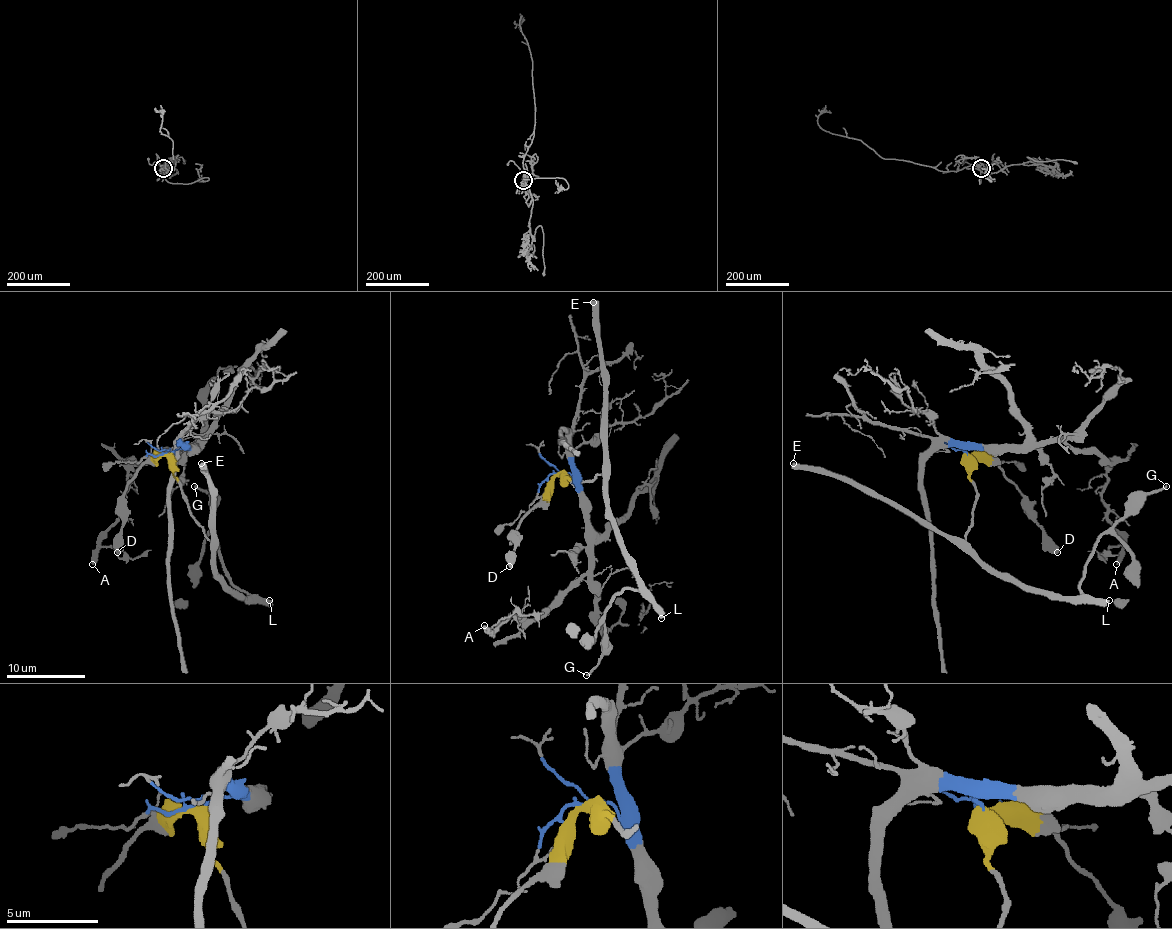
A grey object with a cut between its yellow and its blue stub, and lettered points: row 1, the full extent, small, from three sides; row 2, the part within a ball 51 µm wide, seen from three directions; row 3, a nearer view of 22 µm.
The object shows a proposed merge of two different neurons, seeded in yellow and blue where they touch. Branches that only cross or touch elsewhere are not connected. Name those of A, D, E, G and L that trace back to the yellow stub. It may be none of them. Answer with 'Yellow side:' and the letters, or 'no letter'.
Yellow side: D, E, G, L

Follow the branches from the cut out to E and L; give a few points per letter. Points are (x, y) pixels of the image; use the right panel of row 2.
E: (965, 453), (976, 499), (972, 525), (963, 540), (947, 538), (836, 477), (798, 469), (792, 463)
L: (965, 453), (976, 499), (967, 535), (969, 546), (998, 572), (1040, 590), (1109, 600)

